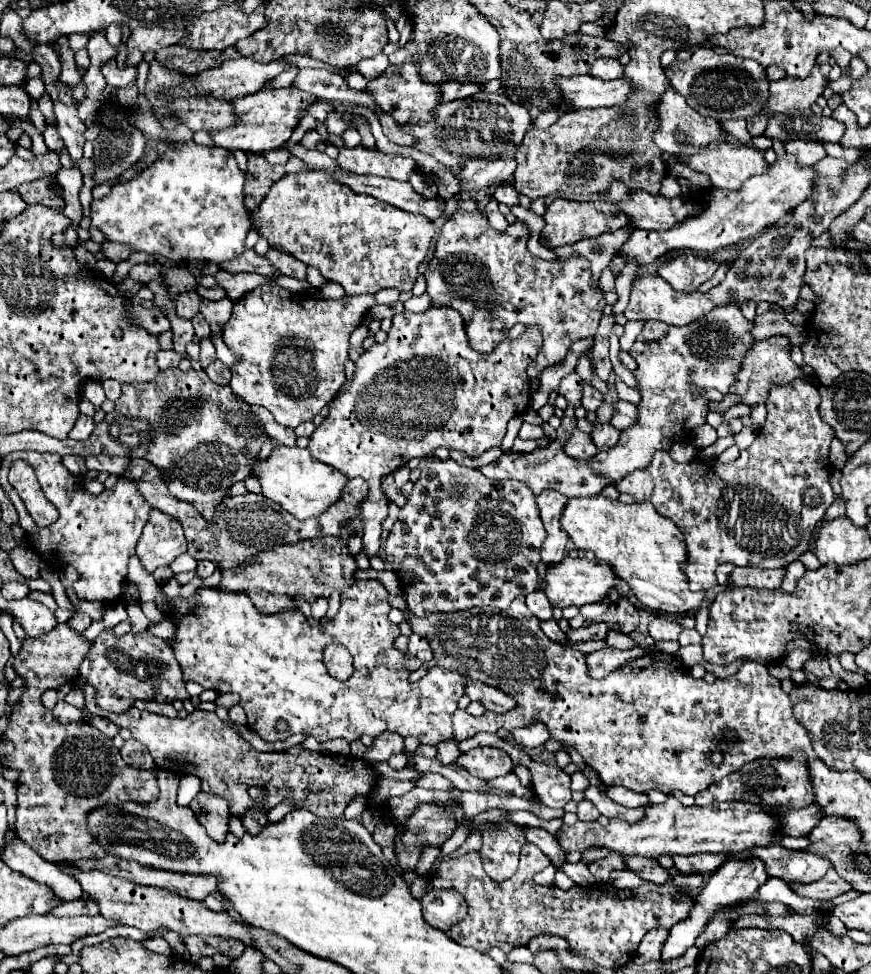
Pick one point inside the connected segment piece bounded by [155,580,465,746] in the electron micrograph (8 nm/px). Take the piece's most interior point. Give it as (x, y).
(275, 661)

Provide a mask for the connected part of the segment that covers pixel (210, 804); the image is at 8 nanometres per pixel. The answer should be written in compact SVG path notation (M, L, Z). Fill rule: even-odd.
M203 794L203 798L195 798L189 808L199 816L201 824L207 828L209 836L213 840L225 840L225 832L229 832L229 804L221 796L215 794Z

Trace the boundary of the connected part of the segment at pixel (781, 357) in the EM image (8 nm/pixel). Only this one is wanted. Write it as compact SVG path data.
M773 336L769 340L761 340L761 342L755 342L743 362L741 362L741 368L735 376L735 382L729 390L731 396L739 396L741 398L741 404L747 404L747 406L753 406L753 404L759 404L759 402L765 402L765 396L769 394L769 386L771 384L785 384L787 380L793 380L797 376L801 378L807 378L799 368L797 364L789 358L789 348L791 348L791 342L789 338L785 336Z

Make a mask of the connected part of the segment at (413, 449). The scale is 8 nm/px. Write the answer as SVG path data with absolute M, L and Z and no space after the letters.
M431 306L425 312L401 312L393 316L393 326L383 344L373 344L355 362L353 382L345 392L329 402L329 414L309 438L309 452L323 464L337 468L347 478L363 478L369 484L367 498L359 504L363 526L363 552L371 558L379 554L381 524L387 518L387 498L381 492L381 478L393 474L413 458L431 458L437 448L461 450L467 456L501 446L507 422L523 414L531 402L531 380L527 366L541 348L539 328L527 328L517 340L495 344L493 352L483 354L471 348L465 334L465 320L449 306Z

